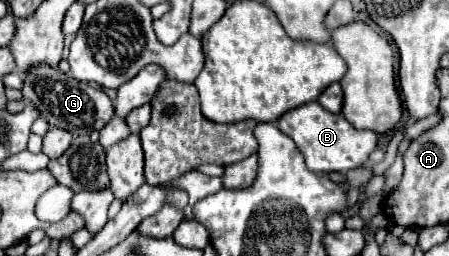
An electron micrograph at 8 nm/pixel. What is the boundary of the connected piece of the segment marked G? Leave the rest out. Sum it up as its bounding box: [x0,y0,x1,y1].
[21,65,113,135]

